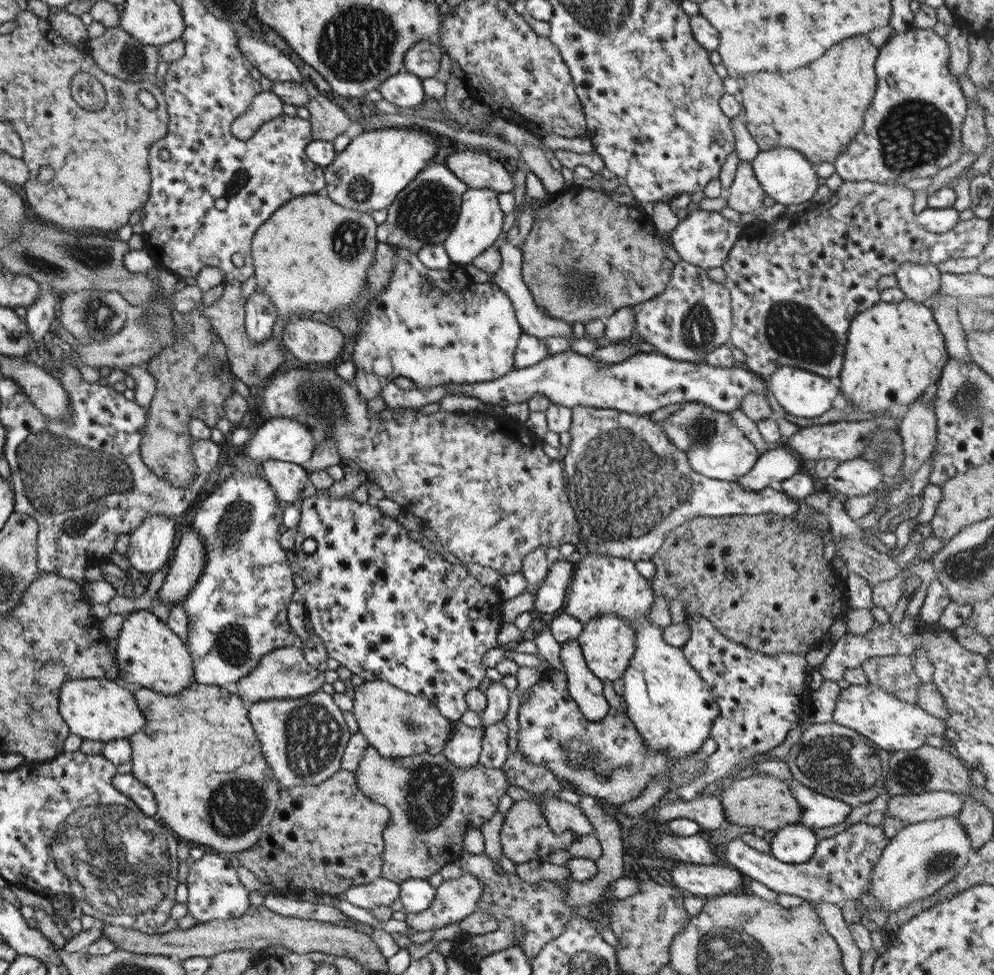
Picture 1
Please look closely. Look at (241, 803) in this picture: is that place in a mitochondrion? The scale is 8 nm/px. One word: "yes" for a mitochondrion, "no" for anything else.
yes

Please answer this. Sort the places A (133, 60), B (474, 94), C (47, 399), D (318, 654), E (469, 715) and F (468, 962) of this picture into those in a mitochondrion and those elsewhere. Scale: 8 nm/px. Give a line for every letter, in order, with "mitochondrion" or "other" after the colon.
A: mitochondrion
B: other
C: other
D: other
E: other
F: other

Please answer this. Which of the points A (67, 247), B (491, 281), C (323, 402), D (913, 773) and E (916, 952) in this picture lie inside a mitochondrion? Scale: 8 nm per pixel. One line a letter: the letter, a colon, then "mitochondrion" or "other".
A: mitochondrion
B: other
C: mitochondrion
D: mitochondrion
E: other

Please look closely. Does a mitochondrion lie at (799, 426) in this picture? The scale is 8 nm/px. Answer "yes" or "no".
no

